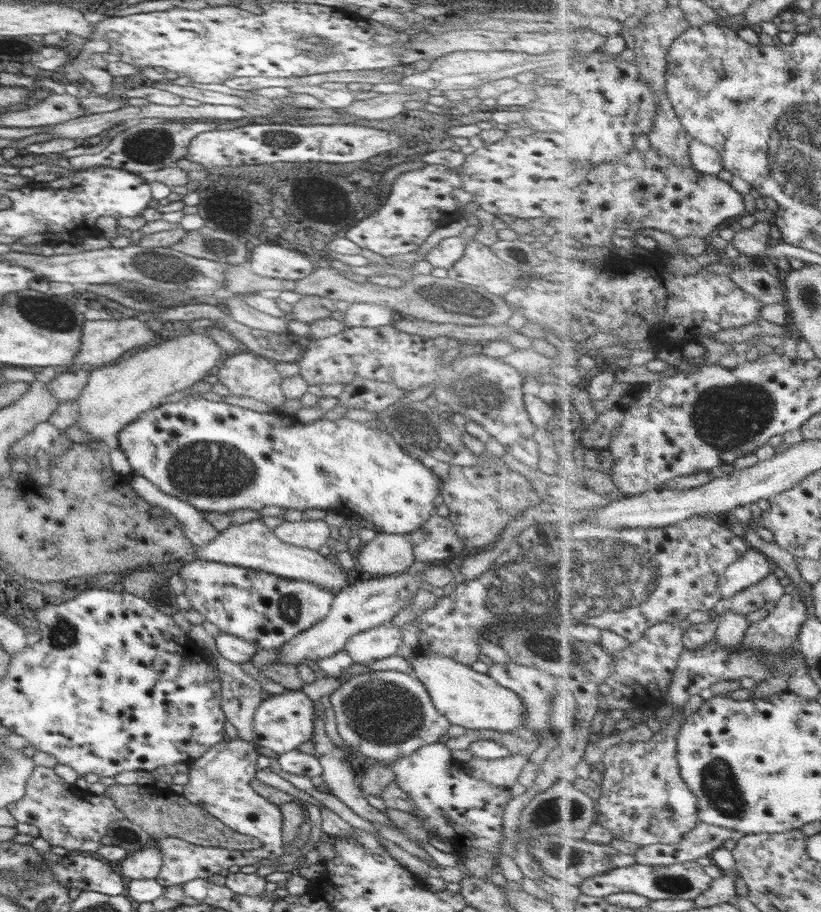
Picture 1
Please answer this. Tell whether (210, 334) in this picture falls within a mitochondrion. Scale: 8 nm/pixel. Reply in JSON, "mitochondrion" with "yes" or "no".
{"mitochondrion":"no"}

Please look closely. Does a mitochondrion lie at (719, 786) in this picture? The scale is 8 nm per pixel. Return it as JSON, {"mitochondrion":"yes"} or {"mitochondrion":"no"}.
{"mitochondrion":"yes"}

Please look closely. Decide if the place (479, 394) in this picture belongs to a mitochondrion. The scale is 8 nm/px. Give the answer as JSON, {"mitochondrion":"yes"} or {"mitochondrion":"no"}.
{"mitochondrion":"yes"}

